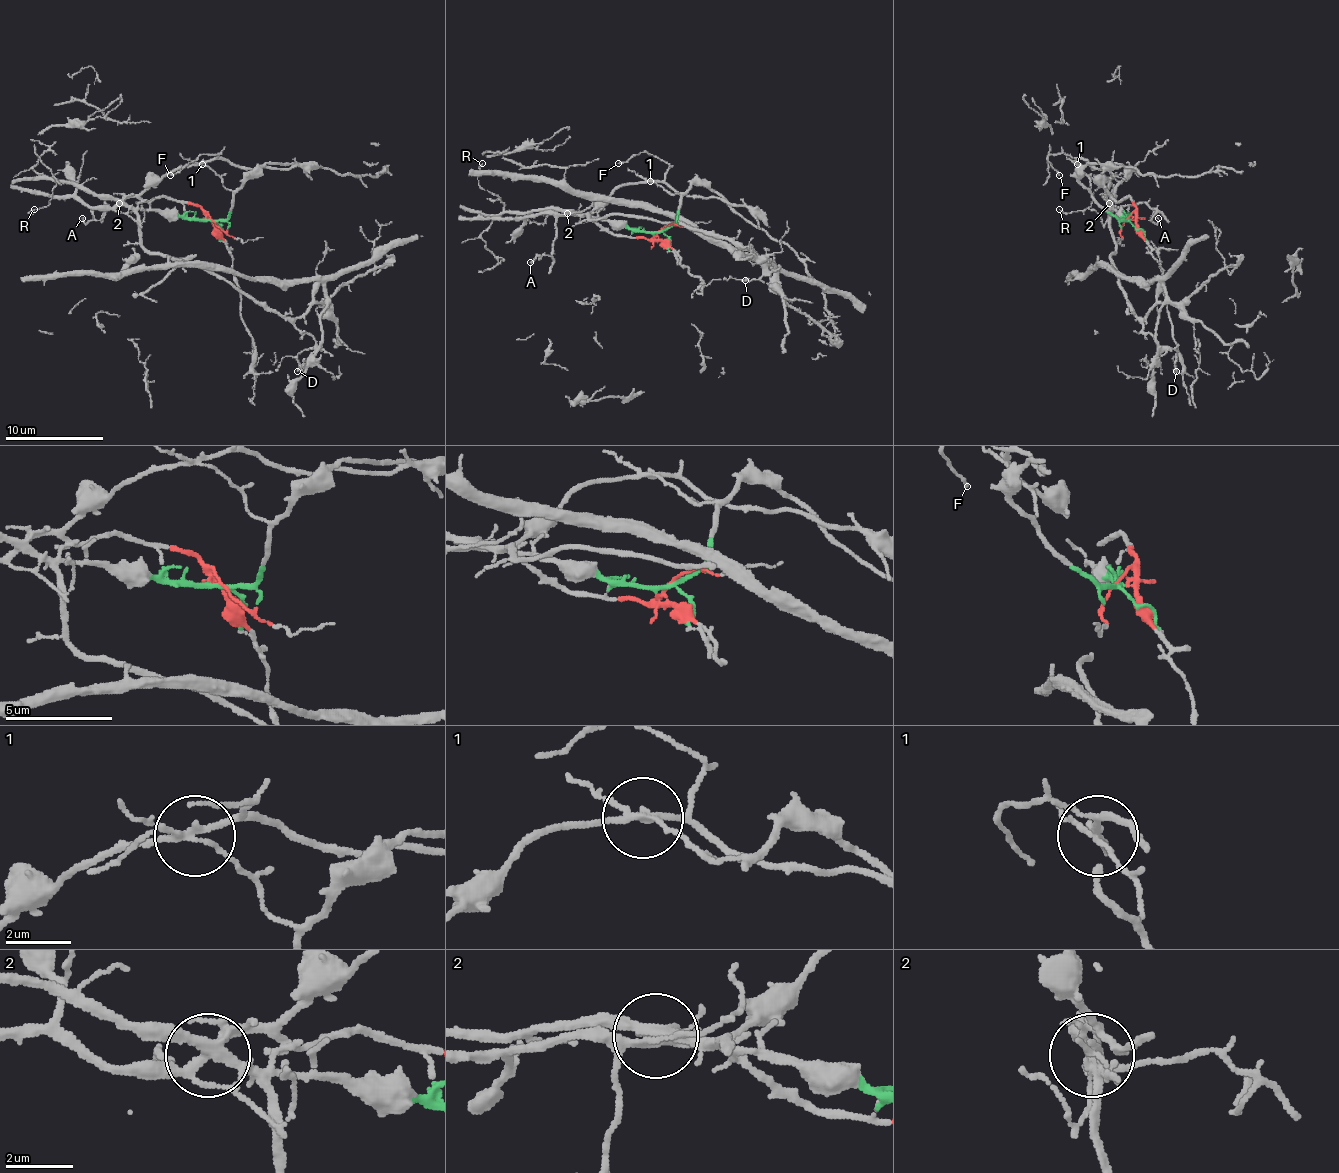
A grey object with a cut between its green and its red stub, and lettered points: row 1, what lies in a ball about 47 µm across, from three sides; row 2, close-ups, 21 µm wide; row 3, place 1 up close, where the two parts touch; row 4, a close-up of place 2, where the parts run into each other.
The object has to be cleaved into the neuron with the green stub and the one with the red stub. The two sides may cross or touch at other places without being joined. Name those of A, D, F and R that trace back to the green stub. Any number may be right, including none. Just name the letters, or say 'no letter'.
D, R

